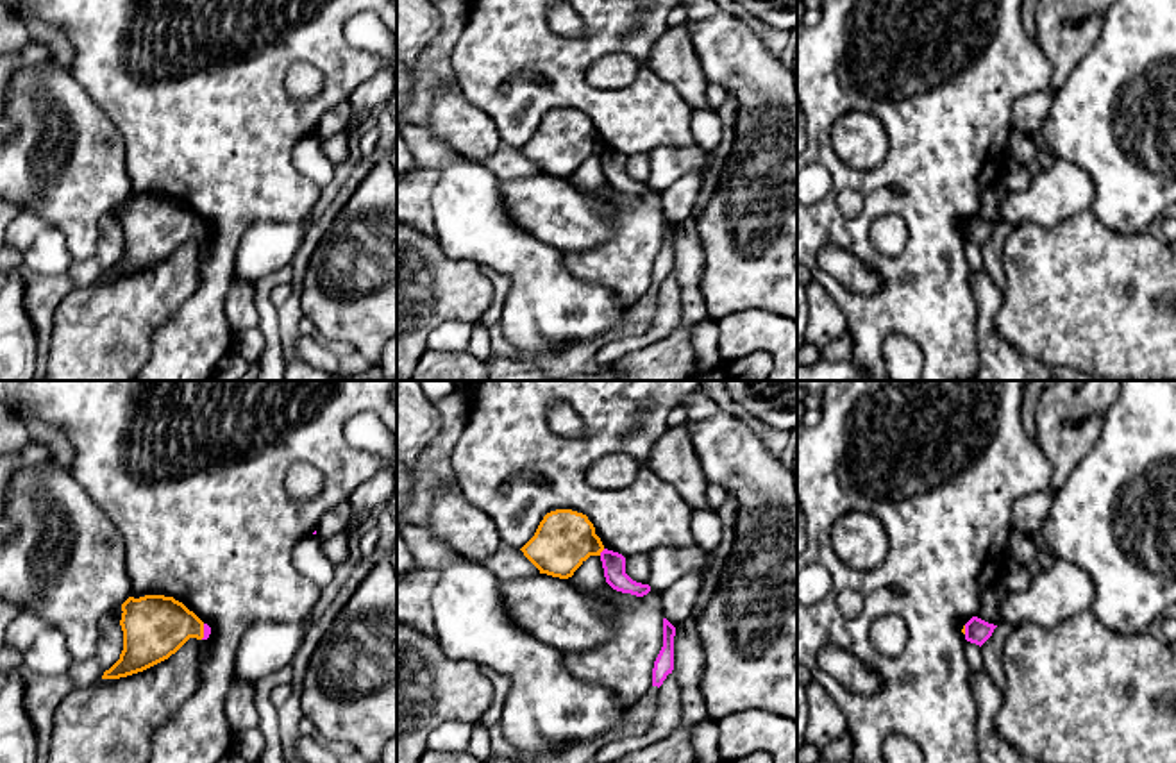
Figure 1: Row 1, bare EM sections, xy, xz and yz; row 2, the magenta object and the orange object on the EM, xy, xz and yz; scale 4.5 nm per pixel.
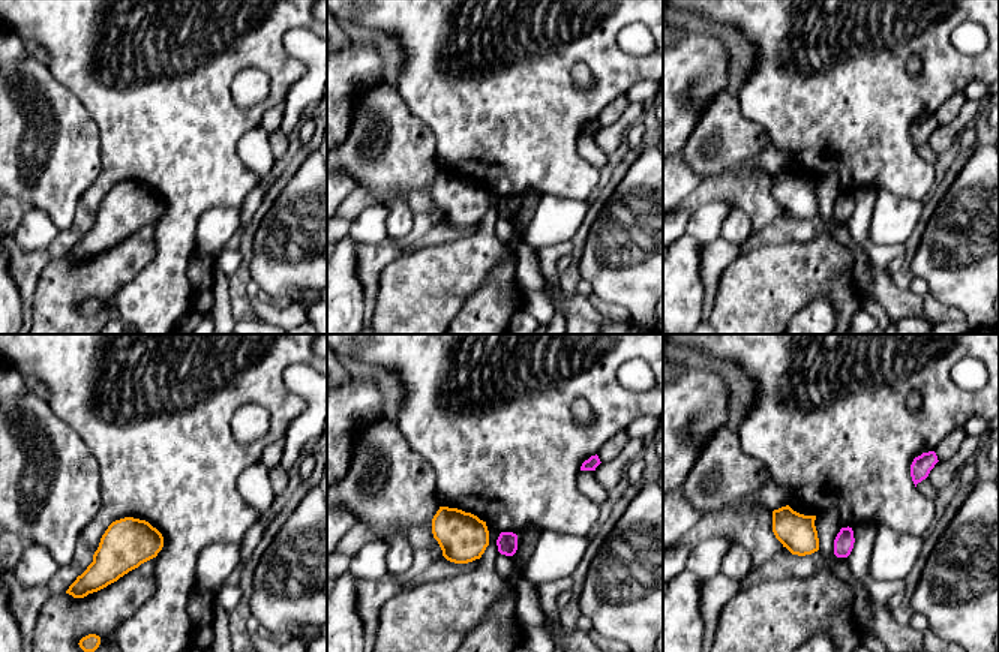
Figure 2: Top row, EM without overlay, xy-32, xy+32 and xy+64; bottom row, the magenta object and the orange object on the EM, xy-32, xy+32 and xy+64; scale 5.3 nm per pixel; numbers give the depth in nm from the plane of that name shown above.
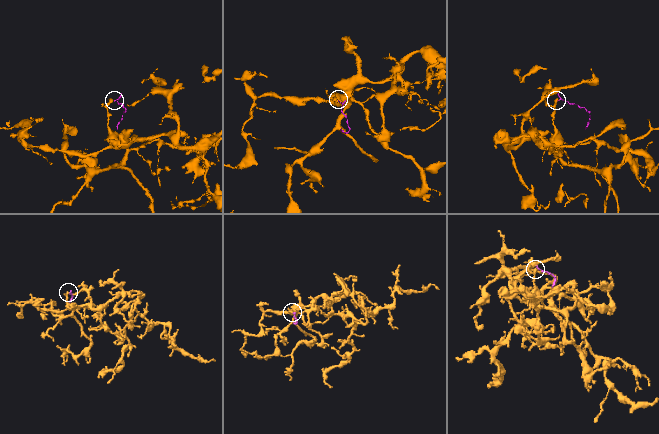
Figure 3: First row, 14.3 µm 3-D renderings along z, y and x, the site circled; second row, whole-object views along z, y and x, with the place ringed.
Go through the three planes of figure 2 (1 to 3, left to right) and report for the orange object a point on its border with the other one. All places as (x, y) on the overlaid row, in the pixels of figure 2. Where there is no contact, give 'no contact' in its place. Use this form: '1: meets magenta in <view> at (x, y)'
1: no contact
2: no contact
3: no contact

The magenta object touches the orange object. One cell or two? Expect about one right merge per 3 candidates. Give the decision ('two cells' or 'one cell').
two cells

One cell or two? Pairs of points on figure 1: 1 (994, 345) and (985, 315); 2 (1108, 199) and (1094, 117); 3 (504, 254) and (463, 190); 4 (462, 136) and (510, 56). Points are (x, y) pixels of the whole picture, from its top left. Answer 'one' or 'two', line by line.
1: one
2: one
3: one
4: two

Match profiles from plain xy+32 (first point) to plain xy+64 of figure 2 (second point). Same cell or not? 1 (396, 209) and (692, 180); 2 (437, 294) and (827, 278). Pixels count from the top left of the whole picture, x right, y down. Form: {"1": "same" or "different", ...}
{"1": "different", "2": "same"}

